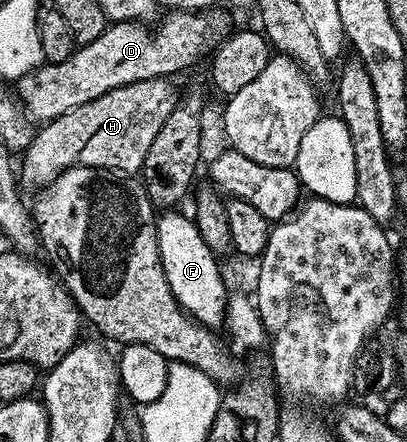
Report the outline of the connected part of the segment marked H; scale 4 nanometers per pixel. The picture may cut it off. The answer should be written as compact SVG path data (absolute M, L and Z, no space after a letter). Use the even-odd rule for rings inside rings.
M169 78L139 80L44 123L24 150L22 158L25 159L19 162L20 185L26 191L44 191L61 171L73 166L93 166L125 176L136 175L142 169L151 142L179 103L179 90L177 92L171 83Z

